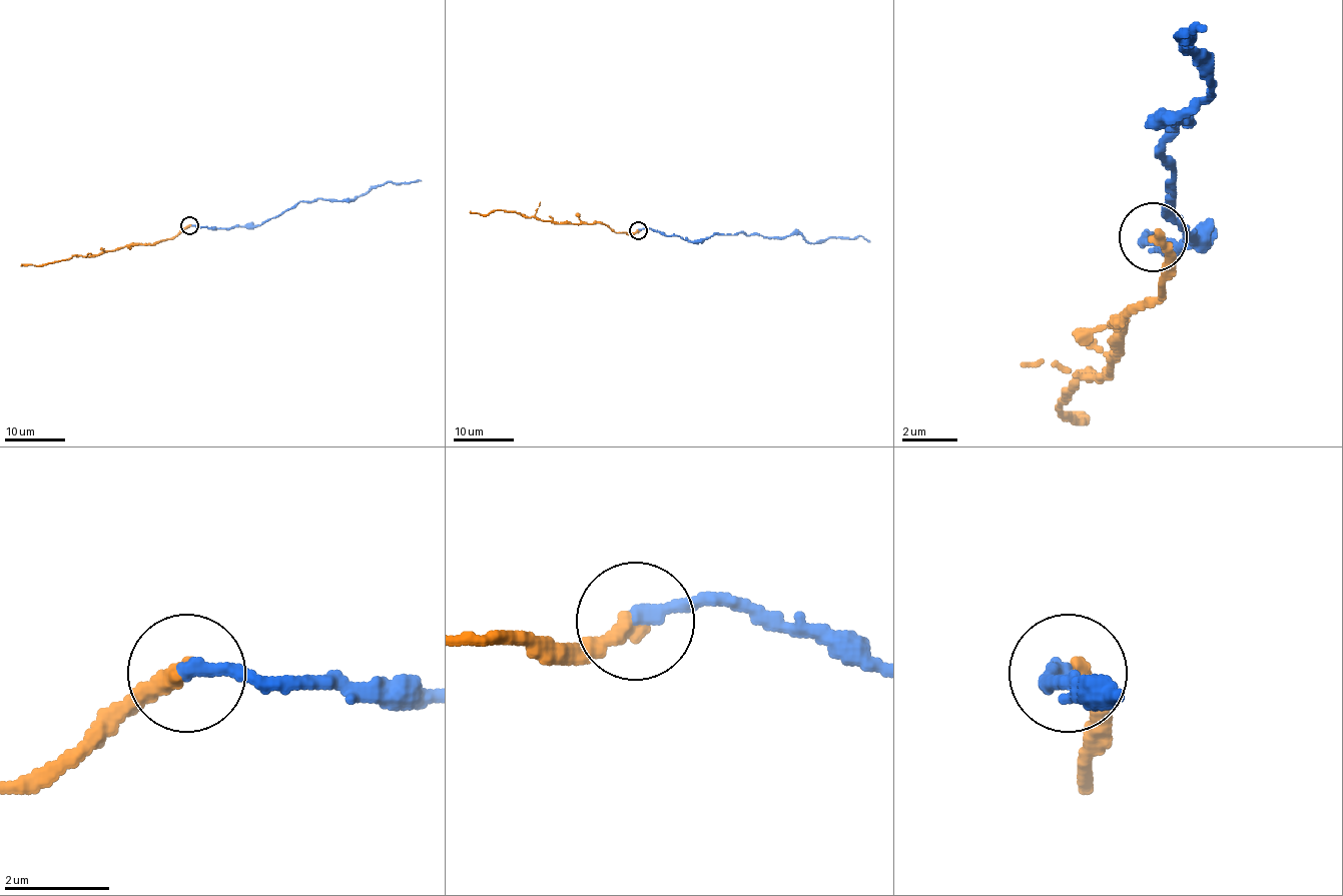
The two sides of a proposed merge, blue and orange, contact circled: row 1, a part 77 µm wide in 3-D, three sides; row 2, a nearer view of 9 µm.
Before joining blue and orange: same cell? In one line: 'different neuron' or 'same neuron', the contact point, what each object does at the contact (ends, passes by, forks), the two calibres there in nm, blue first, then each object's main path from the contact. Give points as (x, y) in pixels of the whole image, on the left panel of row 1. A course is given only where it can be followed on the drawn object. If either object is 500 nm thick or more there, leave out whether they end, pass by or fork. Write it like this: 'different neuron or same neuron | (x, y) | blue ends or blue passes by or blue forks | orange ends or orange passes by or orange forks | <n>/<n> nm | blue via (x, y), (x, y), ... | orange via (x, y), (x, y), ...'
same neuron | (189, 225) | blue ends | orange ends | 320/400 nm | blue via (189, 225), (217, 228), (253, 225), (294, 207), (300, 201), (351, 200), (389, 182), (422, 180) | orange via (189, 225), (153, 245), (129, 245), (87, 255), (72, 255), (66, 260), (37, 266), (21, 264)

